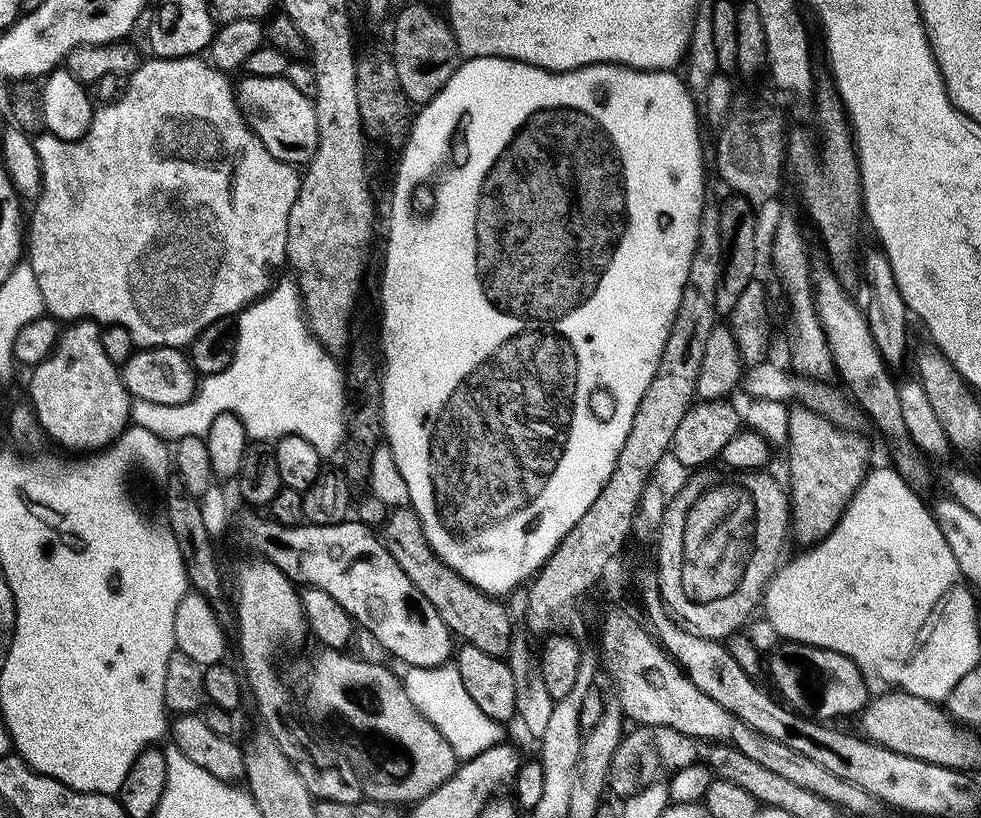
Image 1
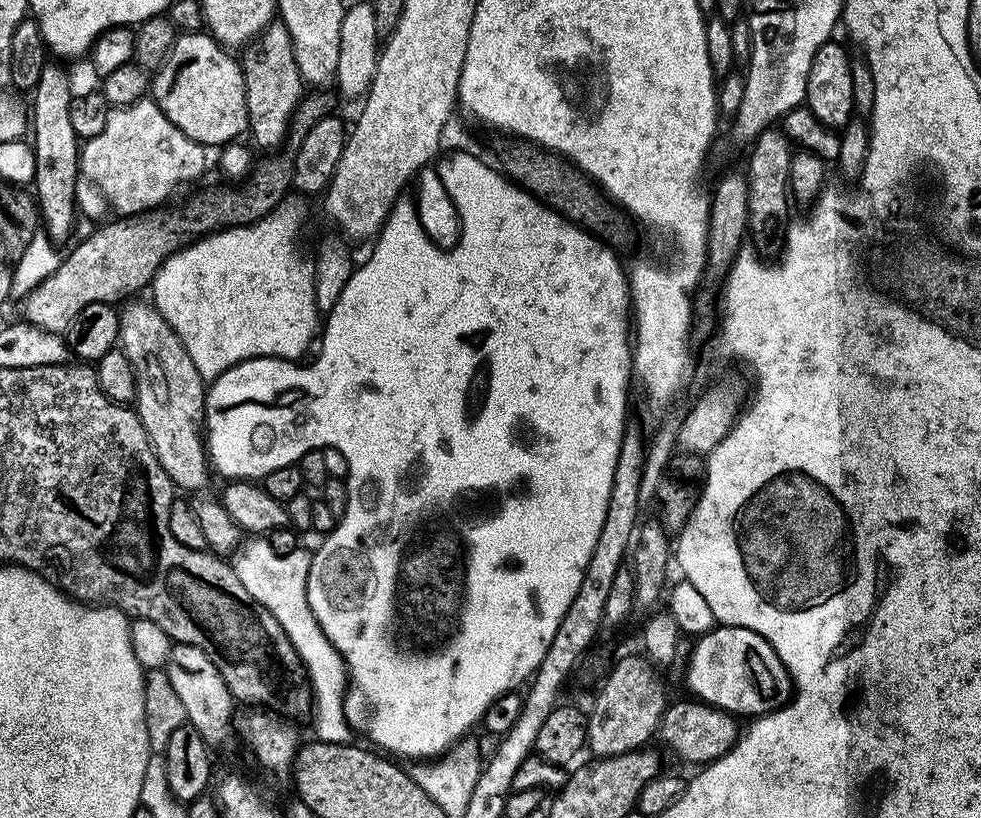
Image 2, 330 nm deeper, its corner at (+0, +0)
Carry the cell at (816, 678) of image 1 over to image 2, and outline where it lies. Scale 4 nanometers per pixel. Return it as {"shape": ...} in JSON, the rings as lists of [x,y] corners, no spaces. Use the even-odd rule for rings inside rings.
{"shape":[[[716,626],[695,642],[688,660],[688,688],[703,703],[740,718],[755,718],[783,708],[792,699],[792,675],[762,634],[745,628]]]}

